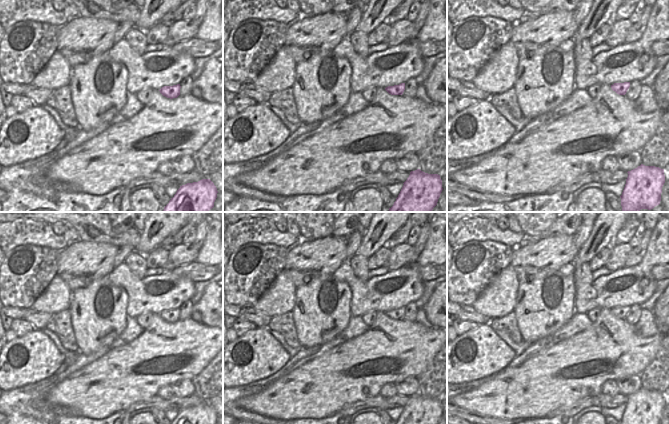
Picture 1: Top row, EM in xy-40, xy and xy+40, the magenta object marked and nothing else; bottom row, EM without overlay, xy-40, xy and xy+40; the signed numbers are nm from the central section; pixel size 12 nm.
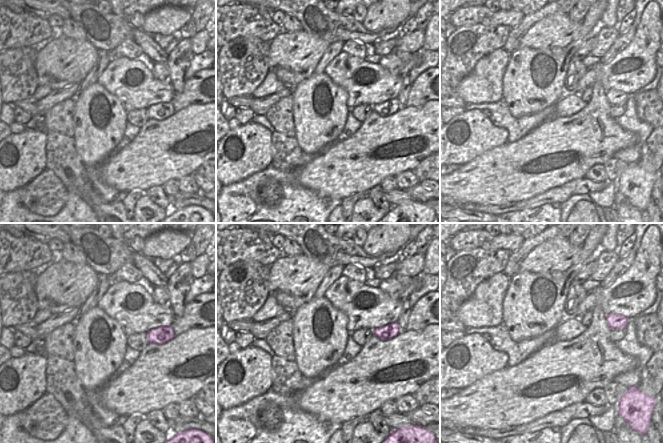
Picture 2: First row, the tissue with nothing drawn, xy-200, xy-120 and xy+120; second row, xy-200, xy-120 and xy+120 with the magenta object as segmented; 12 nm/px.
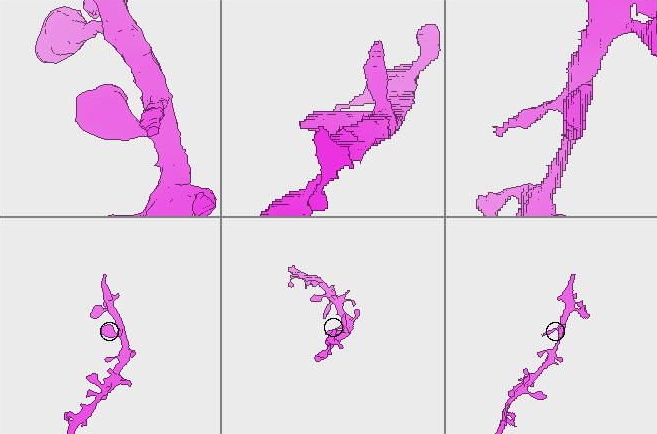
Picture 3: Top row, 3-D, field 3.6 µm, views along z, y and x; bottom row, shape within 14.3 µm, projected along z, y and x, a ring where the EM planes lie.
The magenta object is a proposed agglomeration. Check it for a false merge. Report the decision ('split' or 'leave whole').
leave whole

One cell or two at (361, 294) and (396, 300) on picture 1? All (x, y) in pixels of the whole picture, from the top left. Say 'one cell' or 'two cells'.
one cell

